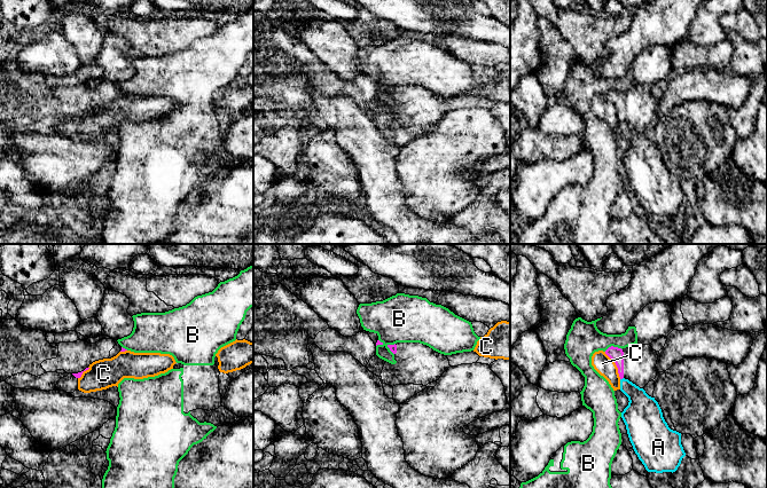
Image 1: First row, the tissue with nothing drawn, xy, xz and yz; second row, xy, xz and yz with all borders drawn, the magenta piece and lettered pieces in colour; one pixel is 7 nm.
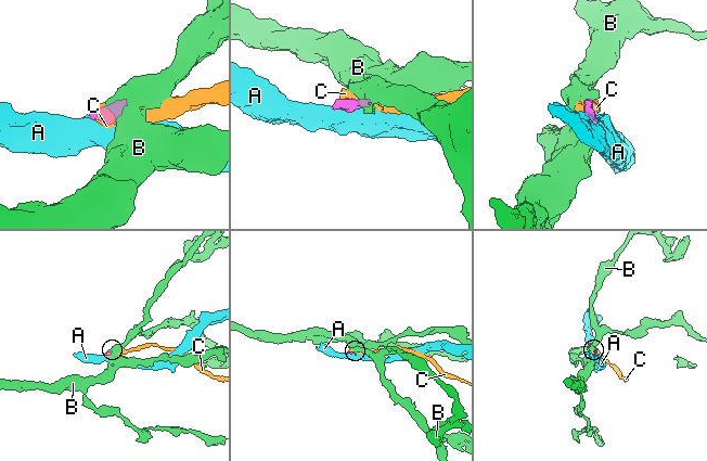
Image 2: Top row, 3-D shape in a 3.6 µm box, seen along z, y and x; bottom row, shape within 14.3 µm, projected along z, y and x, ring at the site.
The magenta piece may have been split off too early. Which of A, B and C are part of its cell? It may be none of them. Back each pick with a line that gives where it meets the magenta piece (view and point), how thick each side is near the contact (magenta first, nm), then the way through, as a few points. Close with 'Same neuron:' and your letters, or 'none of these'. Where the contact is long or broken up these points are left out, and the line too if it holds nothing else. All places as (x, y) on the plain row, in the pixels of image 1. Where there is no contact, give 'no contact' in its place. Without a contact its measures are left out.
Same neuron: none of these

